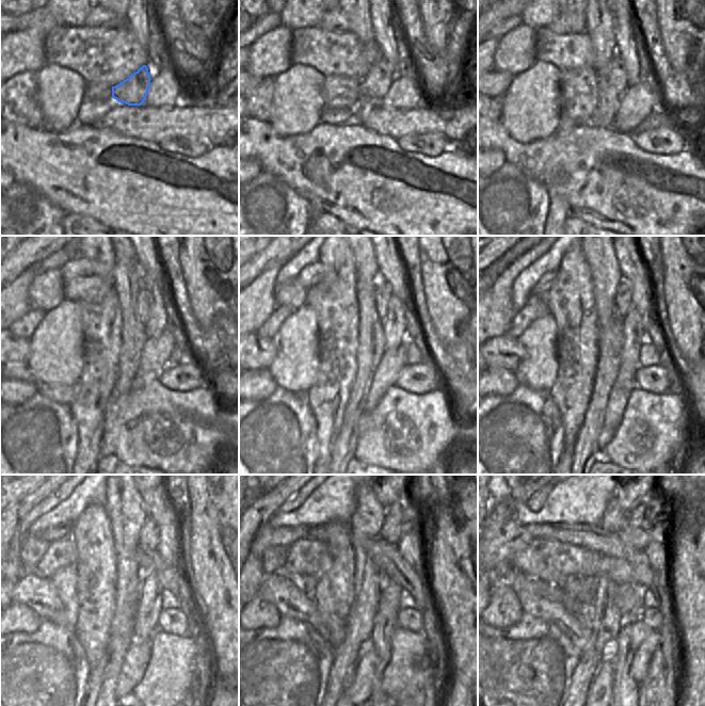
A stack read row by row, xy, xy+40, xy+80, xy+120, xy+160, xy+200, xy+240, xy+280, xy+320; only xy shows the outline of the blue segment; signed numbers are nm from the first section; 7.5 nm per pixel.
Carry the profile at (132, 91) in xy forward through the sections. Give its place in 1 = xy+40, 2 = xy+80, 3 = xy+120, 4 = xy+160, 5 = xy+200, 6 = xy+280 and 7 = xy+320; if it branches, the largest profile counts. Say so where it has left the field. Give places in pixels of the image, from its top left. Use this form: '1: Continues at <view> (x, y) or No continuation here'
1: Continues at xy+40 (374, 85)
2: Continues at xy+80 (617, 76)
3: Continues at xy+120 (142, 300)
4: Continues at xy+160 (384, 289)
5: Continues at xy+200 (624, 291)
6: Continues at xy+280 (414, 512)
7: Continues at xy+320 (665, 507).

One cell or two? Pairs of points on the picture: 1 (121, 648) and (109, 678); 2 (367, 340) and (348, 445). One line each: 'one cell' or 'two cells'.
1: one cell
2: one cell

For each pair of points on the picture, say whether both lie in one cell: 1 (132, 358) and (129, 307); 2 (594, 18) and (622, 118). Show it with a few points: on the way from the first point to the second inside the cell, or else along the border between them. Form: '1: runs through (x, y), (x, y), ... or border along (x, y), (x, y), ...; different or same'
1: runs through (131, 346), (129, 320); same
2: border along (621, 96), (612, 126); different

